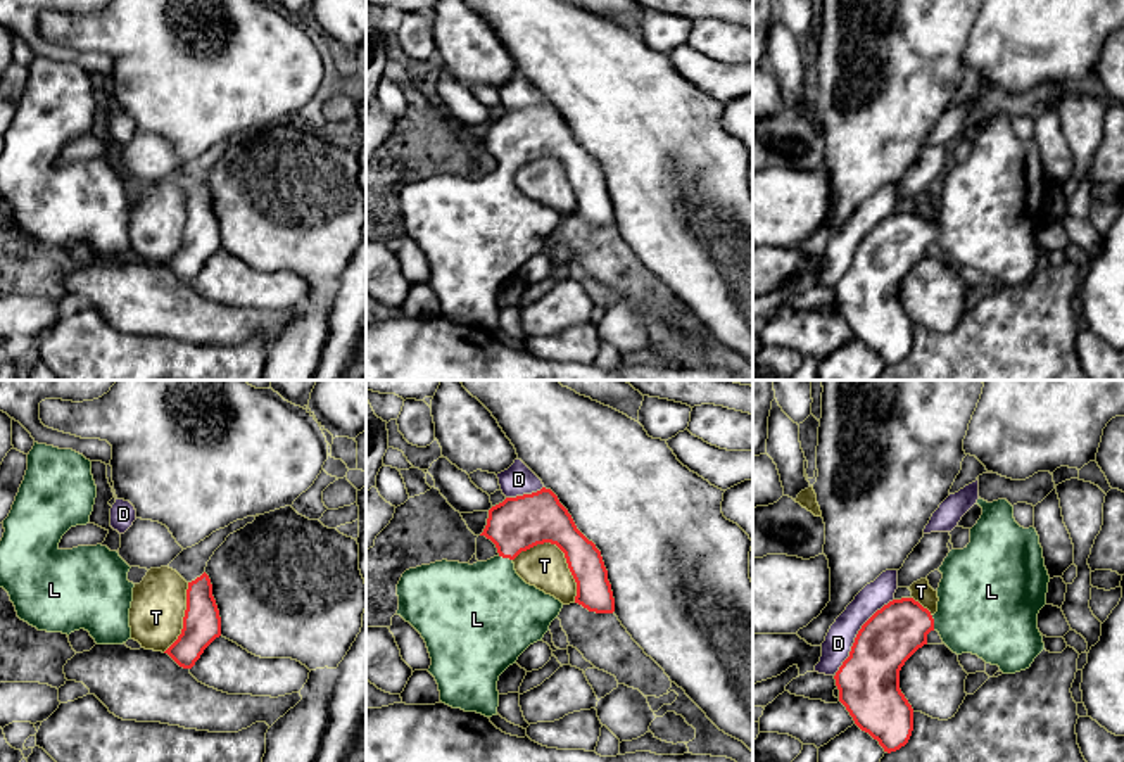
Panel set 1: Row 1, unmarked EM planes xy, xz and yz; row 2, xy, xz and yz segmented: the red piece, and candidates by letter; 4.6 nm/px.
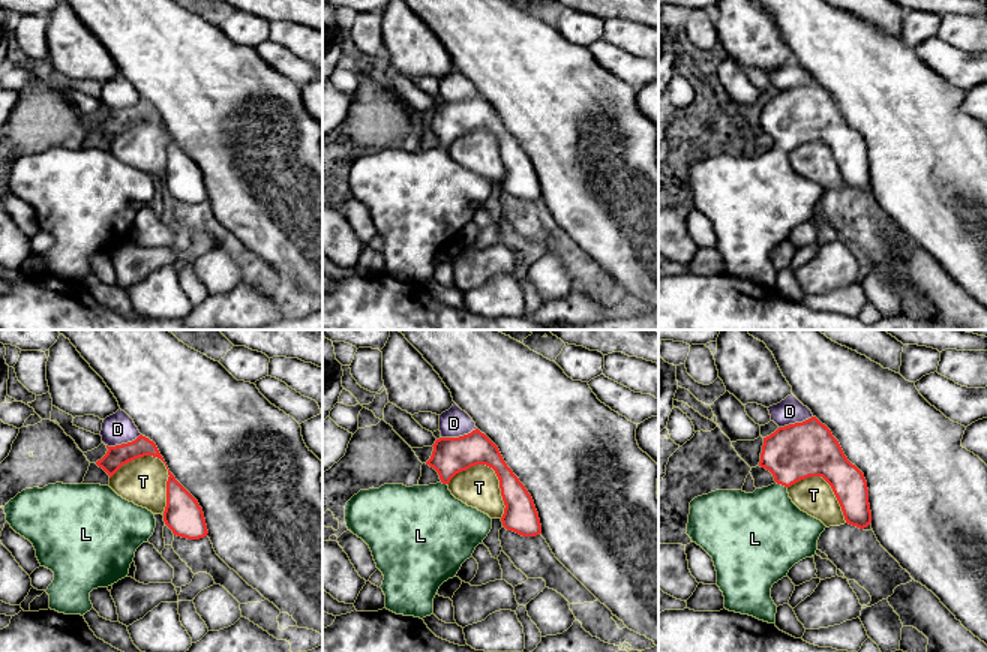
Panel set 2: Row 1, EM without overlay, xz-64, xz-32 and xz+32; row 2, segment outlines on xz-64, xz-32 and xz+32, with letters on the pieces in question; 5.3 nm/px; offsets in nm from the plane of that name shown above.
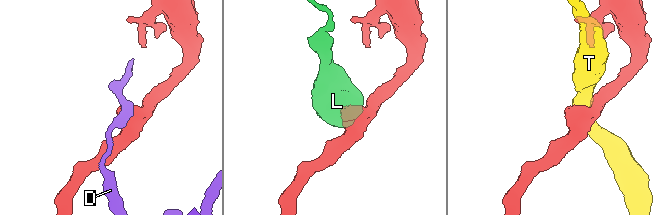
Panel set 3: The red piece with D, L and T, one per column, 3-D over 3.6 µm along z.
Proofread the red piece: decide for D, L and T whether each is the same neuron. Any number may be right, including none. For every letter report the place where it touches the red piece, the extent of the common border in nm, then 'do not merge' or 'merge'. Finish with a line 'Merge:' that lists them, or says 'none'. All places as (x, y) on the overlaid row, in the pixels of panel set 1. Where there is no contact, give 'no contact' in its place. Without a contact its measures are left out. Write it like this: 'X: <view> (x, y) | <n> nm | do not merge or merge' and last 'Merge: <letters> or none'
D: yz (857, 636) | 460 nm | do not merge
L: yz (933, 622) | 70 nm | merge
T: xz (563, 552) | 360 nm | do not merge
Merge: L

